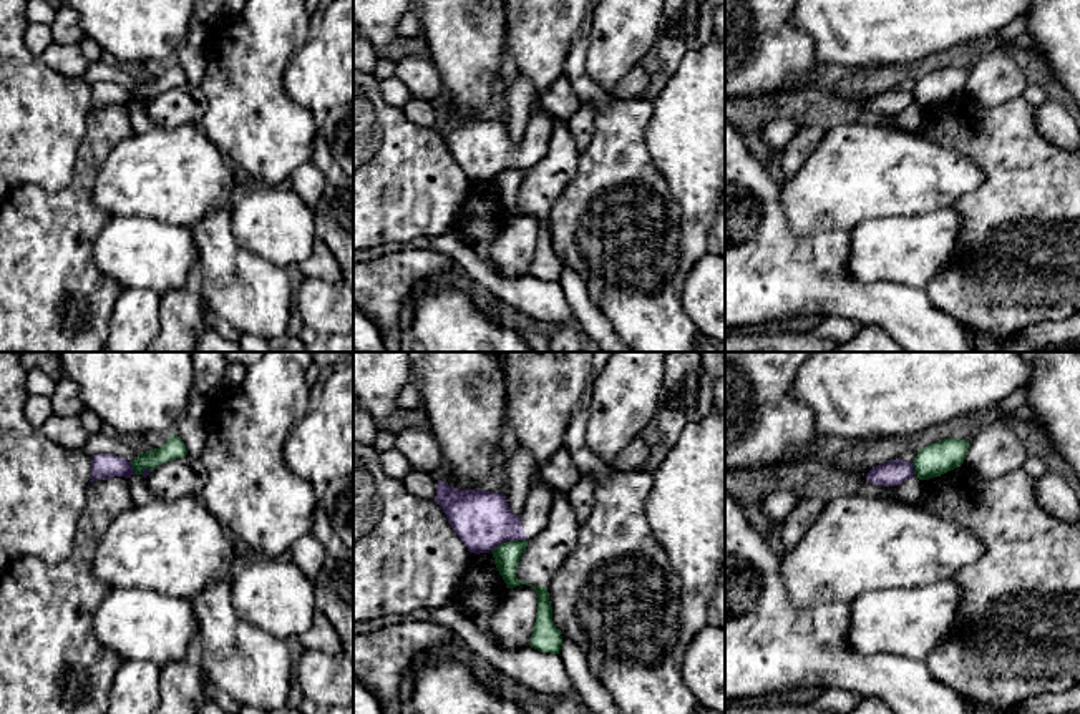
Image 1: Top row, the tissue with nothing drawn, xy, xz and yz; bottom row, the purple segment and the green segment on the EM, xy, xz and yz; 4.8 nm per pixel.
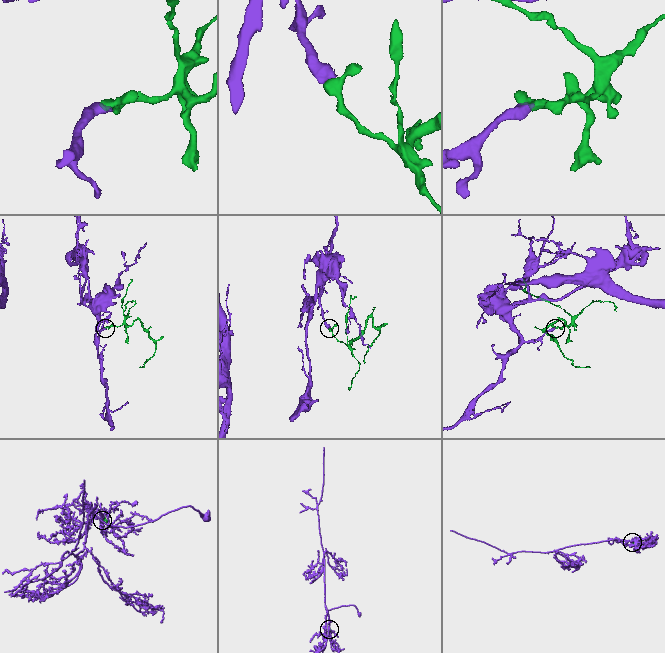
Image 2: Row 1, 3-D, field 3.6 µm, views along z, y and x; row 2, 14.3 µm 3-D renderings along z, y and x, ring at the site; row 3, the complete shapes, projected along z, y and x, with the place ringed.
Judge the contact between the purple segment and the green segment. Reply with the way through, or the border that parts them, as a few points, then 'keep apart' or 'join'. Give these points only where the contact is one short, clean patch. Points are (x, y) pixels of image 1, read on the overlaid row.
border xz (526, 538), (501, 542), (491, 552); keep apart

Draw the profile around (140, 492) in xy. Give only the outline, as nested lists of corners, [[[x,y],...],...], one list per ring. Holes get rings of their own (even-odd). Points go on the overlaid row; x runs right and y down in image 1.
[[[131,475],[128,482],[133,505],[136,506],[148,505],[154,498],[143,475]]]

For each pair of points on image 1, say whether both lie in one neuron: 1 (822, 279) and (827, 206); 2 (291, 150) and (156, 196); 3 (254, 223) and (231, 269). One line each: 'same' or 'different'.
1: different
2: different
3: different

